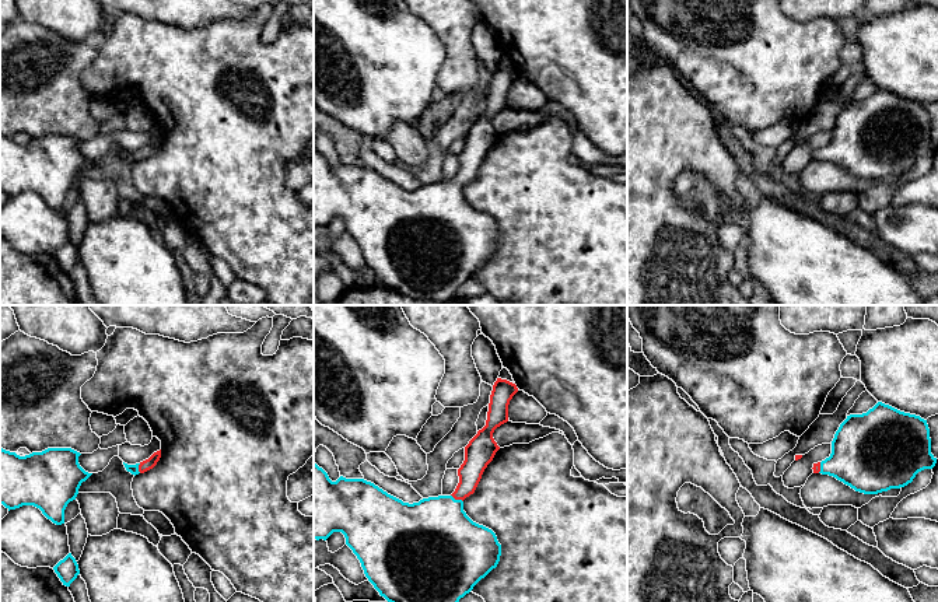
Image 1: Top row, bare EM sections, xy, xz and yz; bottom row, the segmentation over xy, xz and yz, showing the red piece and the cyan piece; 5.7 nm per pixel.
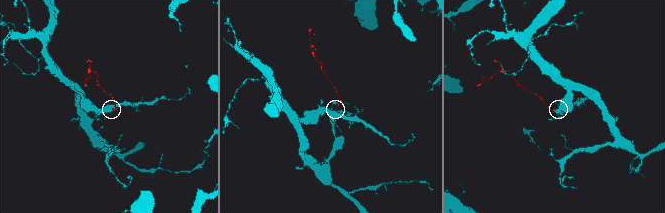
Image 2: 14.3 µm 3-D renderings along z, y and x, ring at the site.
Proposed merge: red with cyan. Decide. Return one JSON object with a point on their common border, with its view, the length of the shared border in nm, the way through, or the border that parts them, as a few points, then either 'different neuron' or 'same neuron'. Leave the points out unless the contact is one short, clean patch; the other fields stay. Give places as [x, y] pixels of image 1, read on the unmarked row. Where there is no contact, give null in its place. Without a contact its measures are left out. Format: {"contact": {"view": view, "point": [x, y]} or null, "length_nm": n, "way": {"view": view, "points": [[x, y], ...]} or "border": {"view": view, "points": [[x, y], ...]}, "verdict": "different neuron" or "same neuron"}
{"contact": {"view": "xz", "point": [457, 185]}, "length_nm": 80, "way": {"view": "xz", "points": [[476, 147], [468, 171], [457, 185], [444, 200], [436, 223]]}, "verdict": "same neuron"}

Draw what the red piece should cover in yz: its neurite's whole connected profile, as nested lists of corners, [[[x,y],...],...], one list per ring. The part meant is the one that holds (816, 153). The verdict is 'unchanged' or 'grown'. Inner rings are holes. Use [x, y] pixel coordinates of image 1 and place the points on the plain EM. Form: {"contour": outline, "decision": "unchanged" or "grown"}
{"contour": [[[878,88],[867,99],[847,102],[834,120],[830,143],[813,150],[812,155],[813,160],[836,164],[855,178],[878,181],[907,172],[918,158],[932,155],[935,150],[927,106]]], "decision": "grown"}

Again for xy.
{"contour": [[[161,136],[154,139],[148,146],[140,148],[140,150],[136,150],[136,151],[127,151],[123,148],[125,154],[127,158],[130,158],[132,161],[139,161],[139,160],[144,160],[150,155],[153,155],[157,148],[160,147],[161,144]]], "decision": "grown"}

